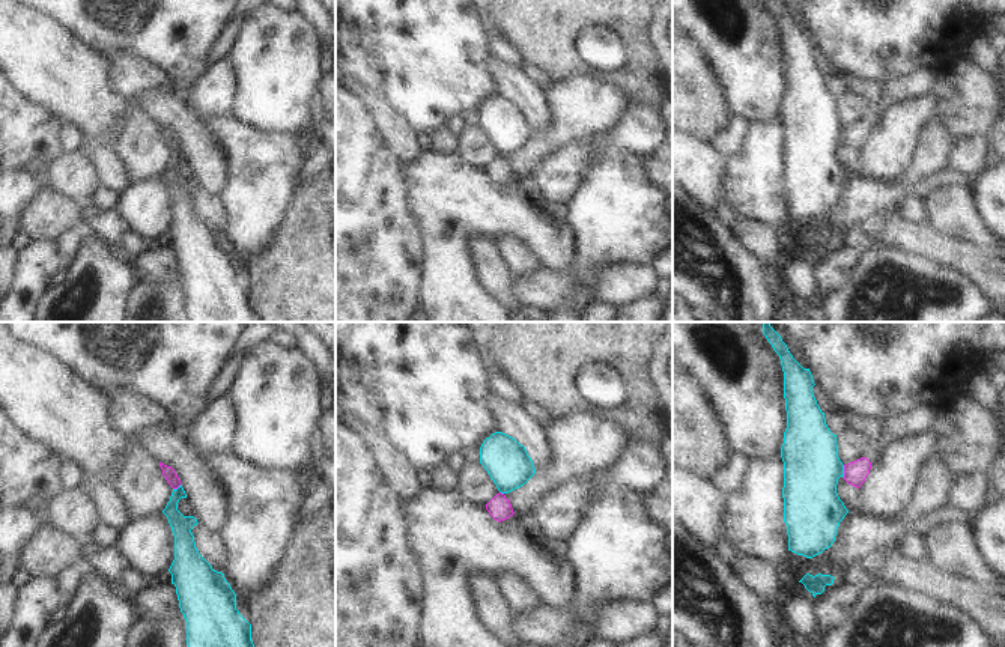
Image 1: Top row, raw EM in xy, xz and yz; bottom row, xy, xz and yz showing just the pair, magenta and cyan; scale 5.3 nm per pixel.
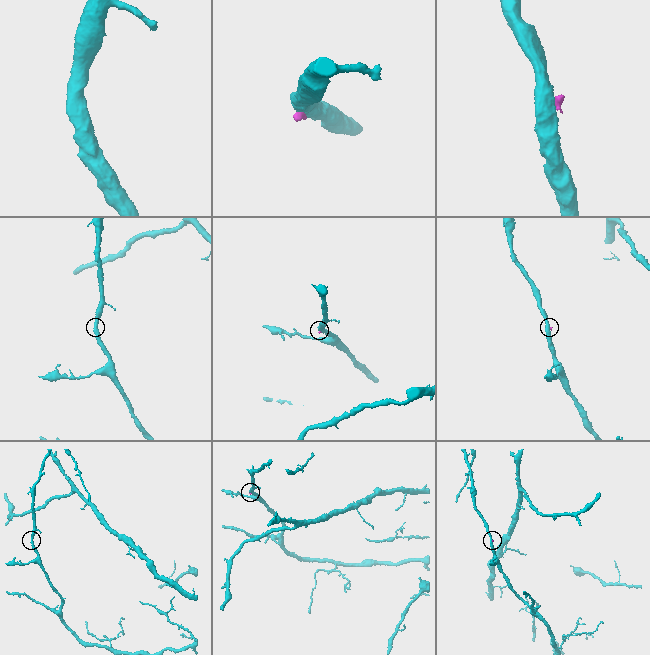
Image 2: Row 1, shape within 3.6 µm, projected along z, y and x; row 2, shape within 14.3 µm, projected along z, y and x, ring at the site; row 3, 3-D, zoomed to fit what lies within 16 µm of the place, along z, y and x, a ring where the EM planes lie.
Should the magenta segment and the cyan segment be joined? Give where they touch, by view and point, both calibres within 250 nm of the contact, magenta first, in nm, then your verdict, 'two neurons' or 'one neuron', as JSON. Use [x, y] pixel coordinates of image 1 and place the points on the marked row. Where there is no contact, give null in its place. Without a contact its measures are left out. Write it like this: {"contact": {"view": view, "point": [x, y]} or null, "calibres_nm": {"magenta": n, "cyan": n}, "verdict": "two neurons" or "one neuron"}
{"contact": {"view": "yz", "point": [844, 471]}, "calibres_nm": {"magenta": 130, "cyan": 300}, "verdict": "two neurons"}

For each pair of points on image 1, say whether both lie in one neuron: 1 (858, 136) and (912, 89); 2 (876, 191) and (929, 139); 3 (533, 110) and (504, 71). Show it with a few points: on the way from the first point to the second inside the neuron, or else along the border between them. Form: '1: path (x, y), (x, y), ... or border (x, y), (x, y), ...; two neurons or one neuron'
1: path (870, 121), (871, 115), (897, 91); one neuron
2: path (894, 191), (929, 157); one neuron
3: path (533, 101), (513, 80); one neuron

